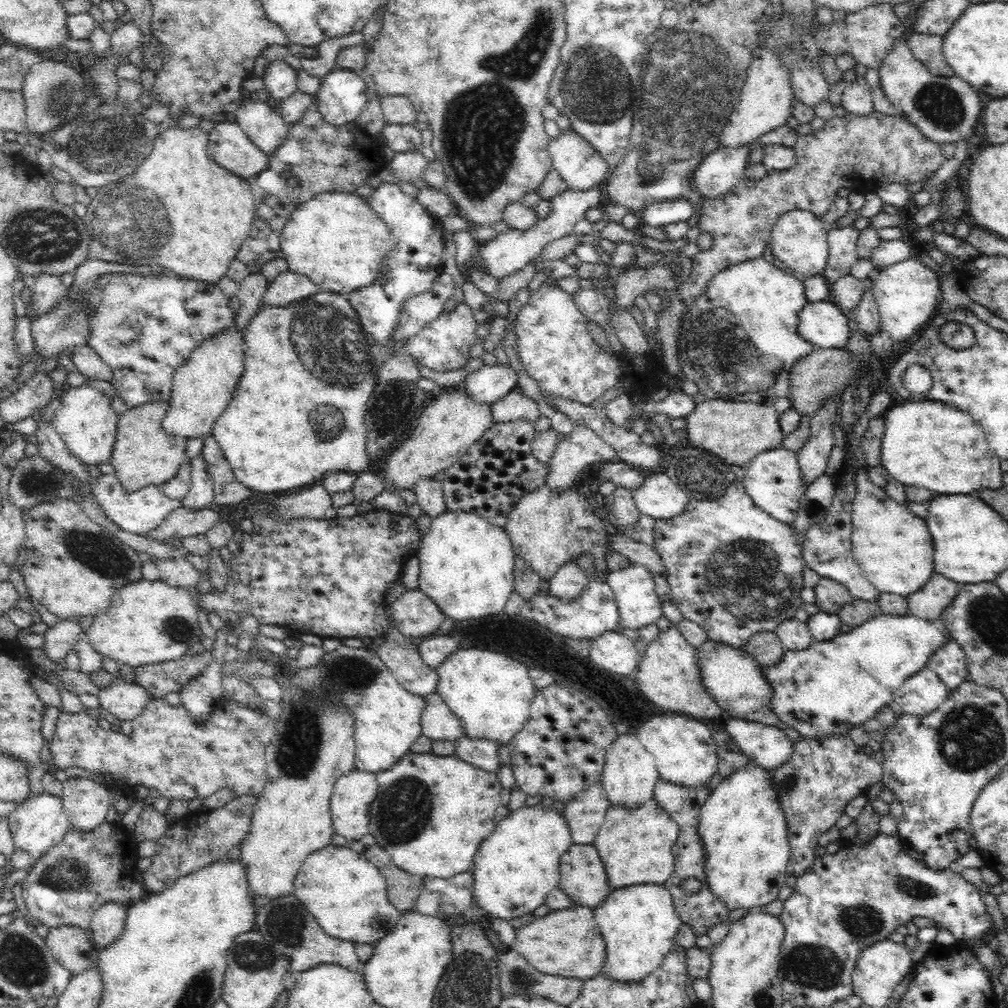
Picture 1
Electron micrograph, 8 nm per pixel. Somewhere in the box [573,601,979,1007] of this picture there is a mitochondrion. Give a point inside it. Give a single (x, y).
(811, 966)

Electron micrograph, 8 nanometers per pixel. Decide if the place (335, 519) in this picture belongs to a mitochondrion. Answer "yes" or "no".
no

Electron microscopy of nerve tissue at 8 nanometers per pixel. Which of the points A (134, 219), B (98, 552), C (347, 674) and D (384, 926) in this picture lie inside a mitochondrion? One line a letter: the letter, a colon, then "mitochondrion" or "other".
A: mitochondrion
B: mitochondrion
C: mitochondrion
D: other

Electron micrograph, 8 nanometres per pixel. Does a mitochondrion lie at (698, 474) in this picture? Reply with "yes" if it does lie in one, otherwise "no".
yes

